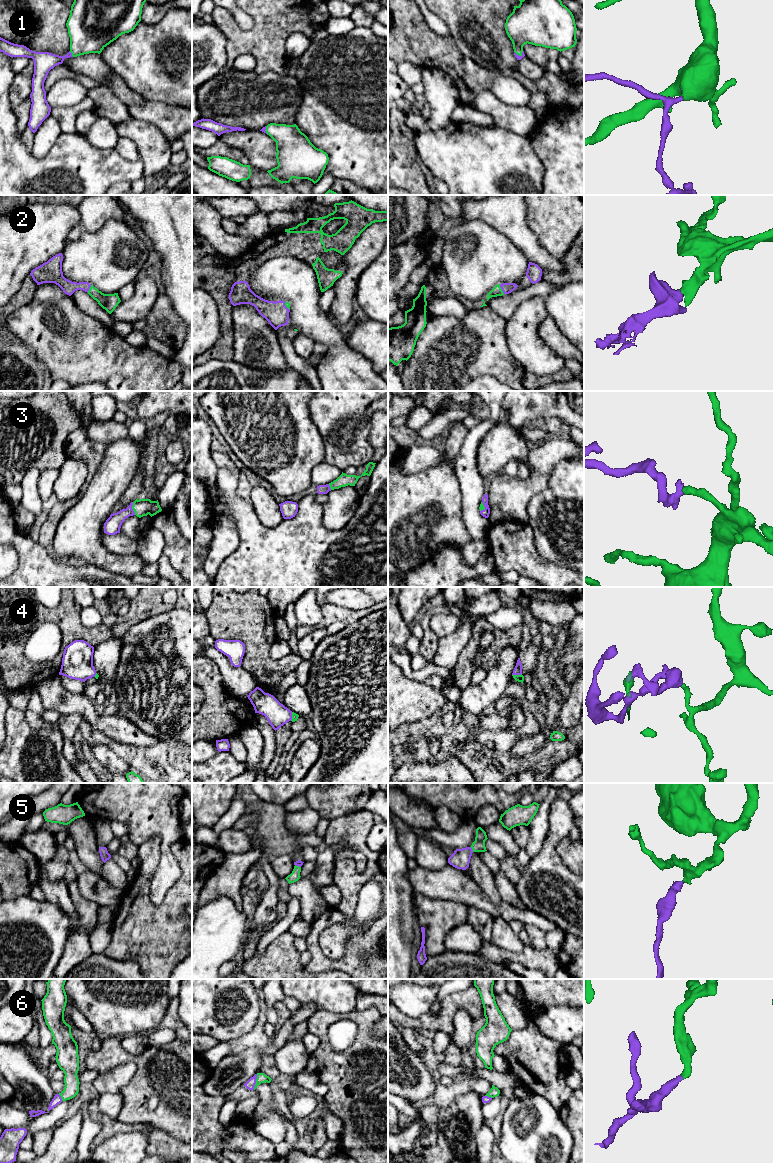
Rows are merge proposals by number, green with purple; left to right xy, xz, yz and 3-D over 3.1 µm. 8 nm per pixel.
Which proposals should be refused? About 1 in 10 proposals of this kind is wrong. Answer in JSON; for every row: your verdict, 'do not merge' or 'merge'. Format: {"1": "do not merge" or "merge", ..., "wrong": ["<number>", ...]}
{"1": "merge", "2": "merge", "3": "merge", "4": "merge", "5": "merge", "6": "merge", "wrong": []}

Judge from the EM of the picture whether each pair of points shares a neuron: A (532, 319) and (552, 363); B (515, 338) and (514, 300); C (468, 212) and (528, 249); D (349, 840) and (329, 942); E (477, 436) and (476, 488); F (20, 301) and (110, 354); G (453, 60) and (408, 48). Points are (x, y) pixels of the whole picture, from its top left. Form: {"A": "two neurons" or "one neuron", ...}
{"A": "one neuron", "B": "two neurons", "C": "one neuron", "D": "one neuron", "E": "one neuron", "F": "two neurons", "G": "one neuron"}

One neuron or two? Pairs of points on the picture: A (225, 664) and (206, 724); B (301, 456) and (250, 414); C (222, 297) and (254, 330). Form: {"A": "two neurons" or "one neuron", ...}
{"A": "two neurons", "B": "one neuron", "C": "two neurons"}

